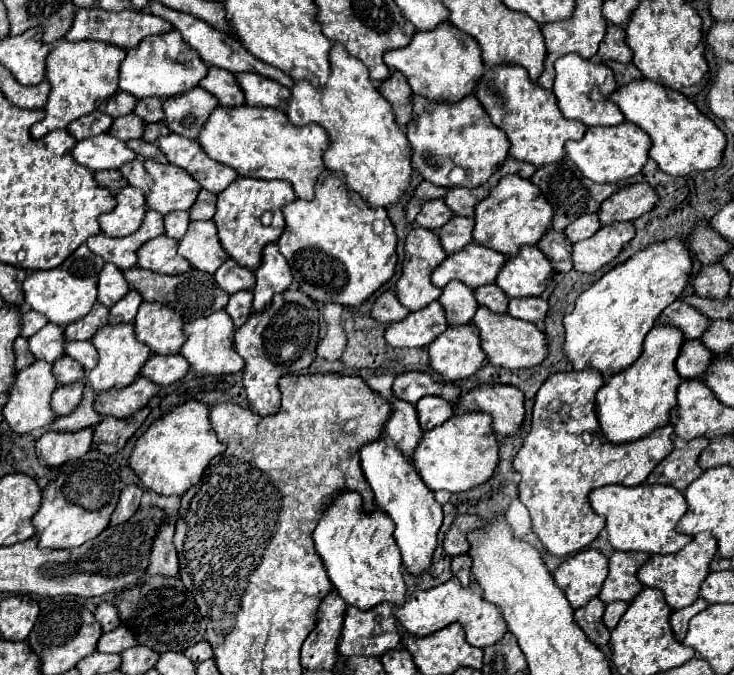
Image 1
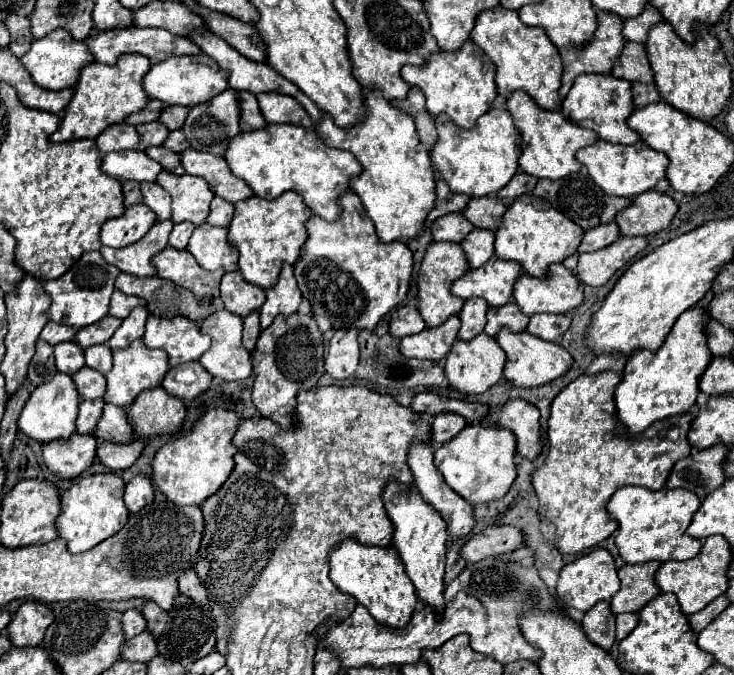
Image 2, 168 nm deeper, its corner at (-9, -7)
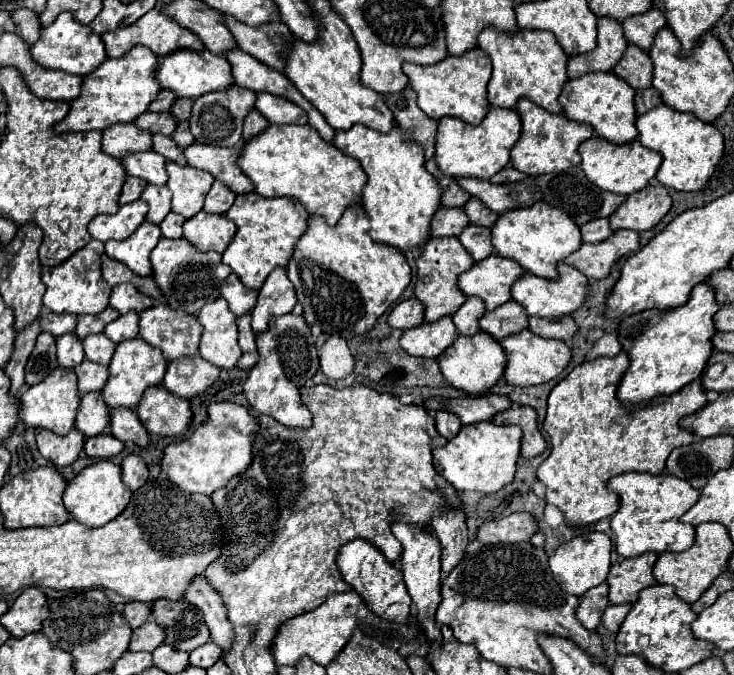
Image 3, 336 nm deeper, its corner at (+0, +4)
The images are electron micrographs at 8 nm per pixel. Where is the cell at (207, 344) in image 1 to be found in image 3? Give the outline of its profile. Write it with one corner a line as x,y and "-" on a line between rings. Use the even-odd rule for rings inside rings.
216,298
198,312
198,322
204,326
200,338
200,356
218,368
234,368
242,352
238,346
236,316
230,312
224,298

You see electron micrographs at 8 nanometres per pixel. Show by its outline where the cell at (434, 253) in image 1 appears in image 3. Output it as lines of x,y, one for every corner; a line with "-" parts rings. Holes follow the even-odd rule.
430,238
422,246
422,252
416,260
416,286
414,286
414,296
424,304
424,316
428,322
436,322
442,316
454,314
460,304
464,302
464,294
460,292
456,280
462,272
466,272
474,264
472,256
466,252
466,248
460,244
458,238

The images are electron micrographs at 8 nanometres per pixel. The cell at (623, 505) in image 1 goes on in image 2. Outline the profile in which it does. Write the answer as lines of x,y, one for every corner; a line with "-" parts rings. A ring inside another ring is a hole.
621,487
607,505
607,511
619,523
615,545
619,549
621,559
631,565
645,561
693,559
701,551
701,541
685,535
685,529
689,527
699,507
699,497
687,489
651,491
645,487

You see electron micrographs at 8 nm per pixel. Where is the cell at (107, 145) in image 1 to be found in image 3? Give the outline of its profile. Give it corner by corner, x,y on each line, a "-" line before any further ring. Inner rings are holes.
132,152
122,156
120,162
130,176
138,176
150,184
166,184
166,160
158,152

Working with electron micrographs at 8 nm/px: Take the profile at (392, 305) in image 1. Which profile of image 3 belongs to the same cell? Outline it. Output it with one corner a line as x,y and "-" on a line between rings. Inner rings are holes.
408,298
398,302
392,312
388,314
388,324
392,324
392,328
400,328
400,330
408,330
414,328
416,324
424,322
424,308
416,298

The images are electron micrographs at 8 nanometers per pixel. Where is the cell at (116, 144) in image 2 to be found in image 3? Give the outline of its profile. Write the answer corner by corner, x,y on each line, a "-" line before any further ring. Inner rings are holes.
112,124
112,128
106,128
102,132
102,152
114,156
114,158
122,158
128,152
146,152
152,146
152,134
140,130
136,124

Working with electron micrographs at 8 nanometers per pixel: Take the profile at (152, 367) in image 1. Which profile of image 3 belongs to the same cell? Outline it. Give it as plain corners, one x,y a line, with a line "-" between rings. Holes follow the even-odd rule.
182,356
180,360
168,362
162,386
172,394
190,400
192,396
202,394
208,386
212,386
218,374
220,368
216,368
202,356

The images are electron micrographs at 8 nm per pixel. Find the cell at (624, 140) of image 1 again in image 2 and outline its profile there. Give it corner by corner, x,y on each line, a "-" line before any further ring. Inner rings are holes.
597,141
591,147
585,147
577,151
577,159
587,167
593,181
607,193
617,197
637,197
645,191
651,191
659,179
665,177
669,159
667,155
653,151
643,141
637,141
635,145
613,145
607,141

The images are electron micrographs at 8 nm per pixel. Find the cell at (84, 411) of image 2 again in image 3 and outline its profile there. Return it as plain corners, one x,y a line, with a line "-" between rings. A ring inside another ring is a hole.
88,392
82,396
74,426
84,432
84,436
98,436
106,432
104,428
108,426
108,406
104,404
100,392

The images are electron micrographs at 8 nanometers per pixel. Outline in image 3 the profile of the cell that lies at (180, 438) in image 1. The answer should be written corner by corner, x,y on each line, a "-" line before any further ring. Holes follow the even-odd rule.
214,402
208,406
208,420
204,424
196,426
188,438
164,448
162,470
172,484
178,484
180,490
210,496
214,490
226,486
232,476
250,466
256,428
256,418
252,418
244,406
234,402

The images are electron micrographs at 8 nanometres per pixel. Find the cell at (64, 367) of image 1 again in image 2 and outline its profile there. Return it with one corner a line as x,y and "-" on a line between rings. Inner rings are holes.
83,367
81,371
77,371
73,375
73,381
77,383
77,391
83,399
101,399
105,395
107,379
103,373
91,367

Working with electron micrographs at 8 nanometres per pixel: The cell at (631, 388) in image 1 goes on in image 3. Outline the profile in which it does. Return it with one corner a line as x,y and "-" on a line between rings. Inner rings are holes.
698,284
690,292
690,298
684,306
674,310
650,310
622,320
618,328
618,340
628,352
630,366
620,380
618,400
628,404
652,402
658,396
670,396
684,388
686,384
700,378
706,368
706,362
712,354
712,334
714,324
712,316
716,314
716,298
708,284

